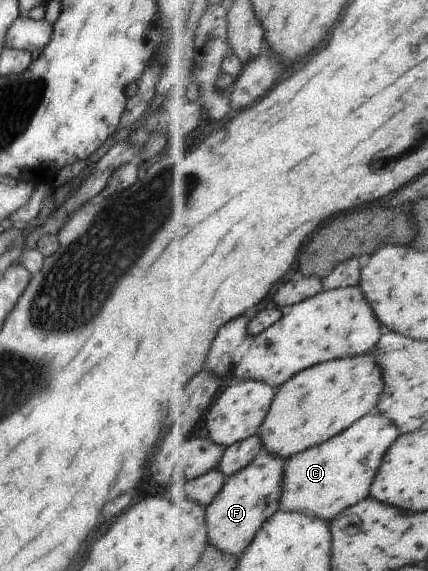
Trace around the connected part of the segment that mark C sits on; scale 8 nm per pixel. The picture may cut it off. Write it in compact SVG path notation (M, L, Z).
M376 411L333 440L290 458L285 465L280 510L293 513L305 511L332 521L347 508L363 502L371 496L371 486L376 482L381 465L401 435L403 431L389 415Z

